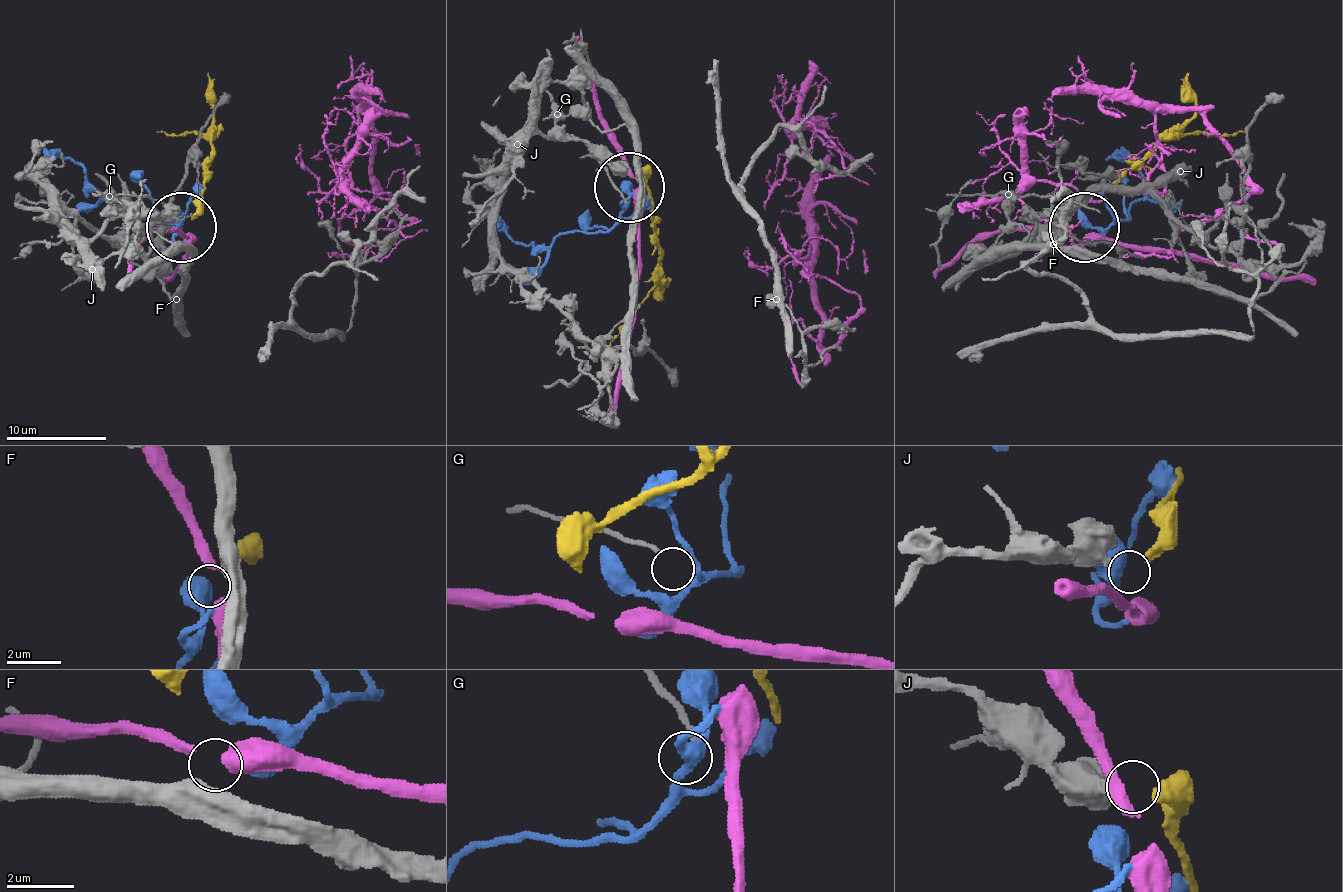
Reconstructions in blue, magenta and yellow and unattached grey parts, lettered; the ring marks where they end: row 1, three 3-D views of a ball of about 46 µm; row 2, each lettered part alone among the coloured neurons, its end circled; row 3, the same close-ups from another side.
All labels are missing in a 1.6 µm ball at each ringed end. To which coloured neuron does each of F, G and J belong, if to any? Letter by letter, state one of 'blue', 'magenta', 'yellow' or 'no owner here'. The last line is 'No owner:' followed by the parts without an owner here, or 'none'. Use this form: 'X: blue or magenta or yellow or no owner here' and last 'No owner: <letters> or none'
F: blue
G: no owner here
J: yellow
No owner: G

